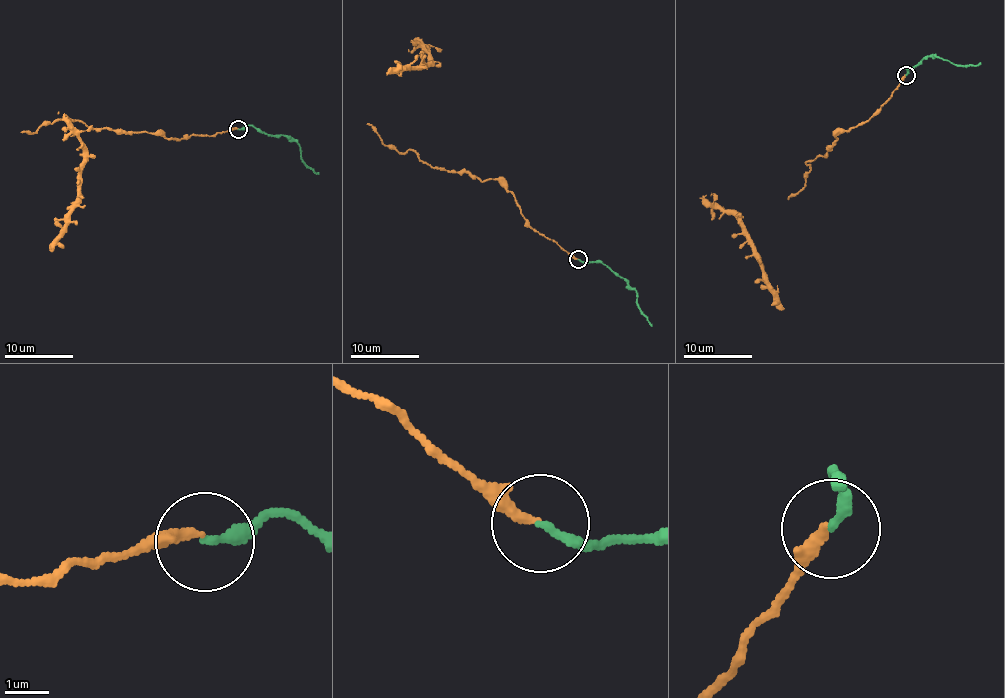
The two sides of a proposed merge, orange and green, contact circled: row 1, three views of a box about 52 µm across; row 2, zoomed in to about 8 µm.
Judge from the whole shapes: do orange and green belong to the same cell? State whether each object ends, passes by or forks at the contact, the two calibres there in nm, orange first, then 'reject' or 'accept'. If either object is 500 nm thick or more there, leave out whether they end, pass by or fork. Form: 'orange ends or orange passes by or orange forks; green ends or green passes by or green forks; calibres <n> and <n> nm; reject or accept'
orange ends; green ends; calibres 220 and 200 nm; accept

